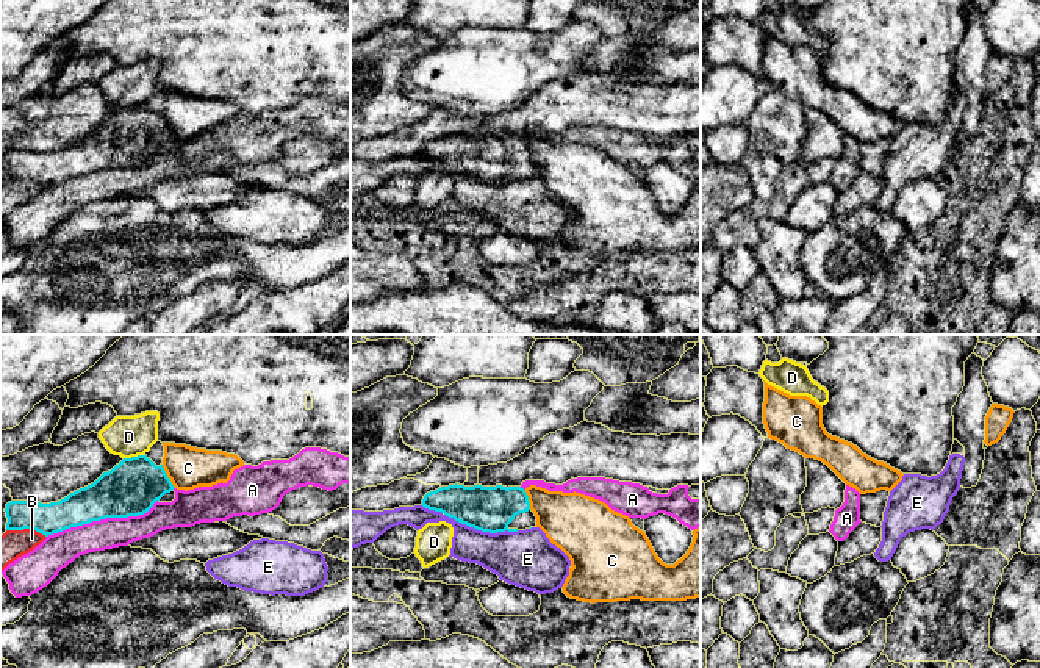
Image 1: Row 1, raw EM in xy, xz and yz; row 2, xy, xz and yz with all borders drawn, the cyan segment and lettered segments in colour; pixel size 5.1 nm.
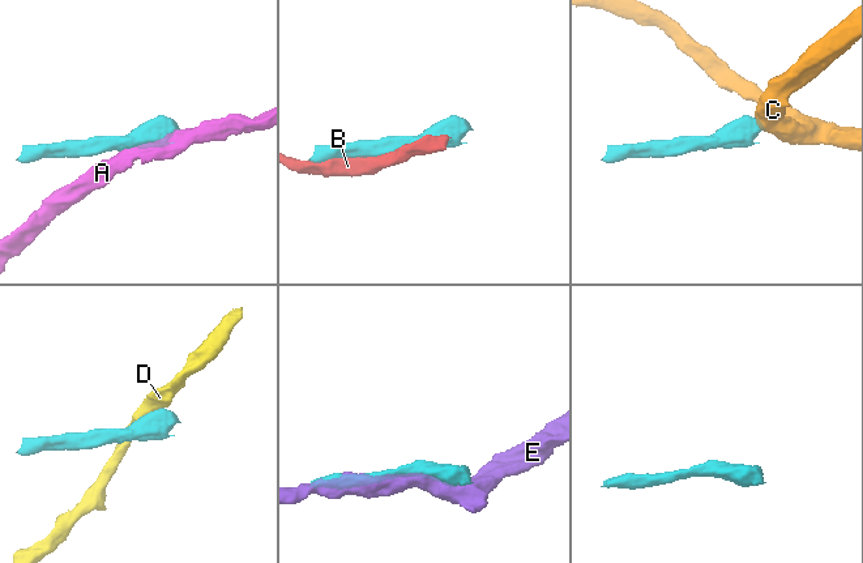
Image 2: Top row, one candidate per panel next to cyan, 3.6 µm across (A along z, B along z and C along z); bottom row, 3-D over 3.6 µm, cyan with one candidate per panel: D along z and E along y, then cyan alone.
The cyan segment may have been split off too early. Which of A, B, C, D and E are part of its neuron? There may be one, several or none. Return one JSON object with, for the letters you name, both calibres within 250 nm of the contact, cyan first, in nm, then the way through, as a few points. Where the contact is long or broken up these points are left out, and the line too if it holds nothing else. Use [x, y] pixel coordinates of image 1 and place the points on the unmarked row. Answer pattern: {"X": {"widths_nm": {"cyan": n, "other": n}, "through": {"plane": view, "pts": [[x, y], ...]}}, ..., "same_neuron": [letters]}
{"same_neuron": []}

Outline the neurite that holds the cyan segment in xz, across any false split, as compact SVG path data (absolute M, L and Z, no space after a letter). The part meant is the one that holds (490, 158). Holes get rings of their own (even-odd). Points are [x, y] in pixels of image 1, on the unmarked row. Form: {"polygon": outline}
{"polygon": "M455 133L427 142L422 156L490 183L536 177L536 166L530 160L525 139L521 136Z"}

